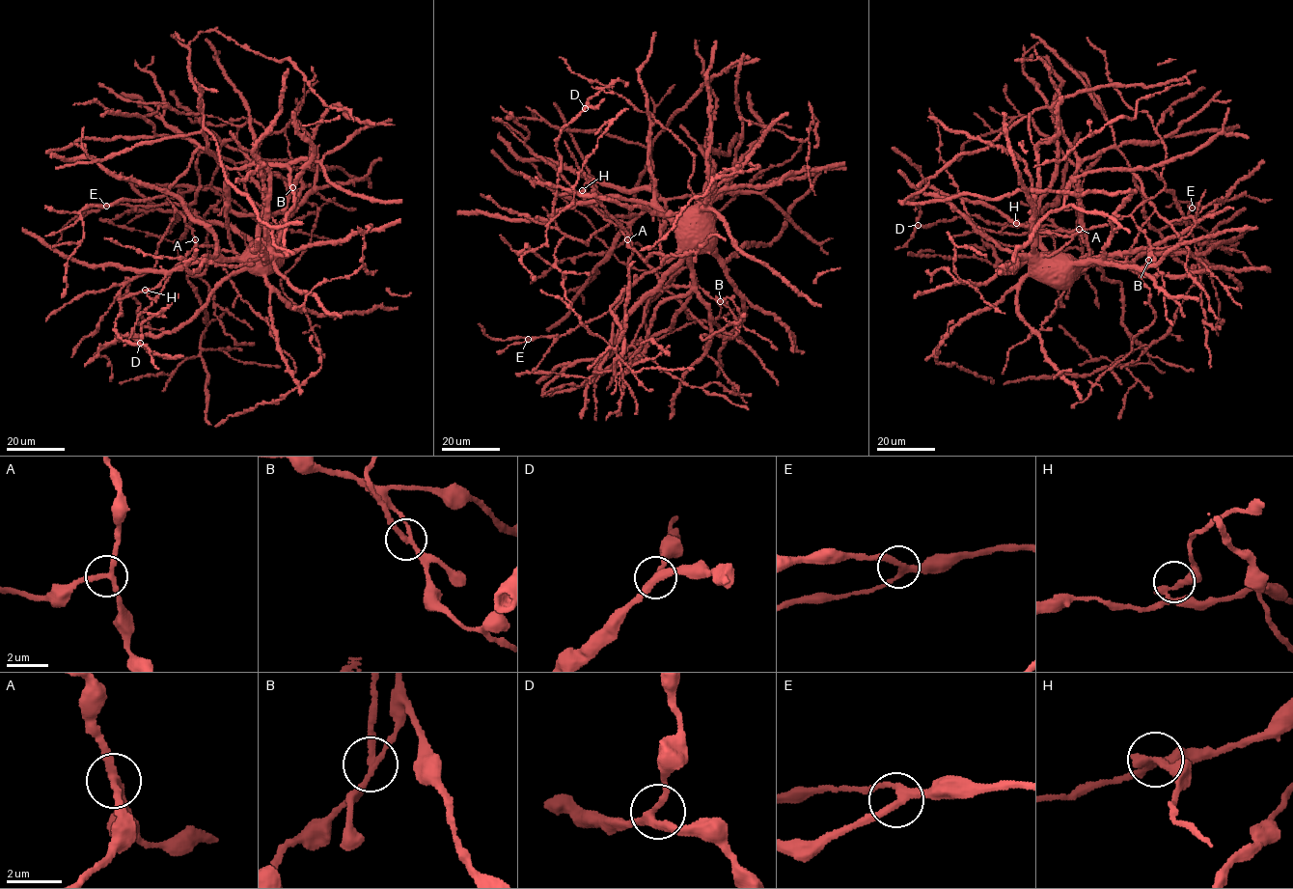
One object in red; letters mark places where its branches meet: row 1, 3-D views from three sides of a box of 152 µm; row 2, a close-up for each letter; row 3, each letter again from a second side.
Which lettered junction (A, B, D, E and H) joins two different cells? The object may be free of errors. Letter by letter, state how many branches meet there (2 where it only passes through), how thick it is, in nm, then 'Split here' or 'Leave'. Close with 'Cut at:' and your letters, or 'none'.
A: Branches: 3. Thickness 240 nm. Leave
B: Branches: 3. Thickness 200 nm. Split here
D: Branches: 3. Thickness 220 nm. Leave
E: Branches: 3. Thickness 260 nm. Leave
H: Branches: 3. Thickness 240 nm. Leave
Cut at: B

